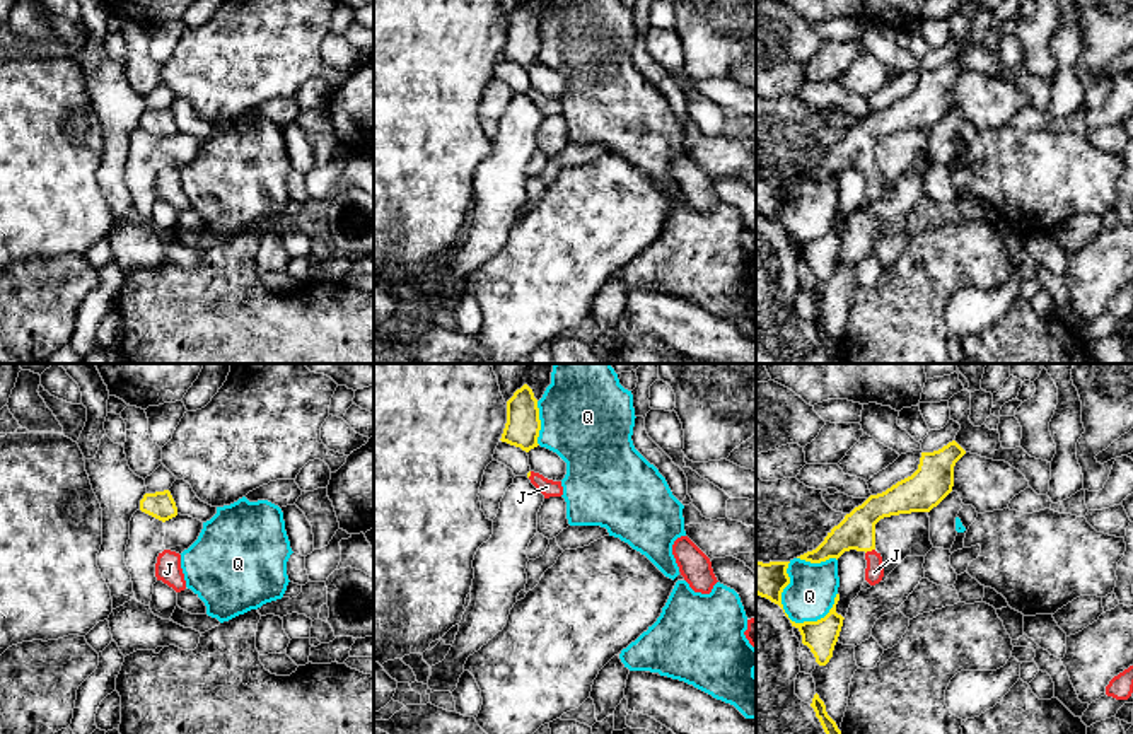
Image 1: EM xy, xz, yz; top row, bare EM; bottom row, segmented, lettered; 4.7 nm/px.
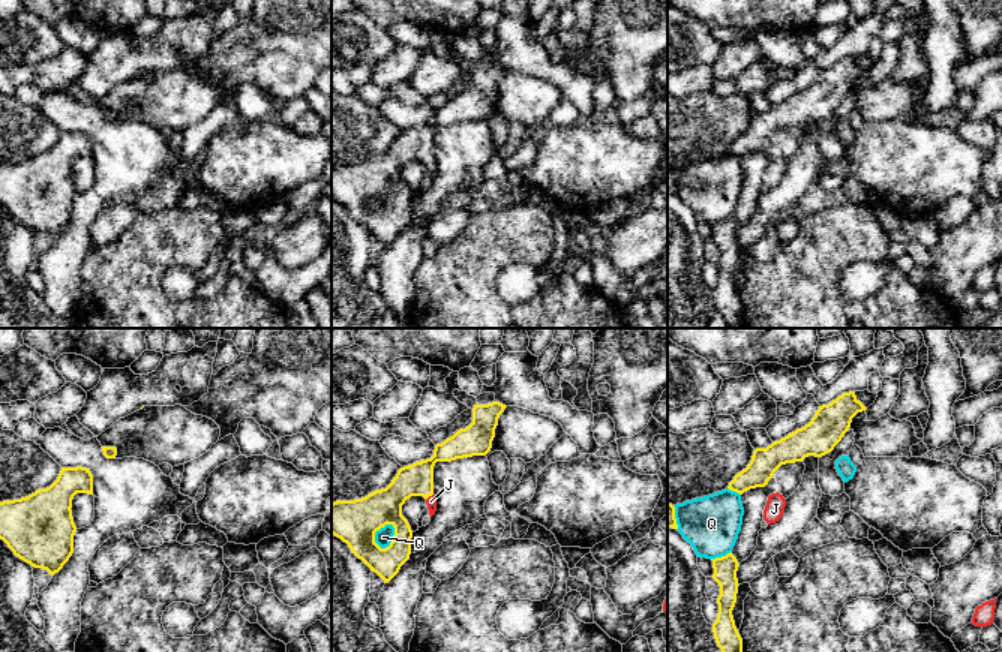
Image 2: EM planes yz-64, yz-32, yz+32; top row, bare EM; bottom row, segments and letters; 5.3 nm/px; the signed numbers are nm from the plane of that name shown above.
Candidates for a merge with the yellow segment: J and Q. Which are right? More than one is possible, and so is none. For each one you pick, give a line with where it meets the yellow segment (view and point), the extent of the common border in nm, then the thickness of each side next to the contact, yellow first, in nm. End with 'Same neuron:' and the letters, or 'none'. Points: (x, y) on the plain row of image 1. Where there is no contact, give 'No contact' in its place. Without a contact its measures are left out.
J: Touches yellow at yz (869, 168). Shared border 50 nm. Thickness 180 nm (yellow) against 90 nm
Same neuron: J

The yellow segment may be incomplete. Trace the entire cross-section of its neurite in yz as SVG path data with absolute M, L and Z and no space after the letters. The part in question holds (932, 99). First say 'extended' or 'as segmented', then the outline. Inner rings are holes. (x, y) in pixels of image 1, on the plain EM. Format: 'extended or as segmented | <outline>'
extended | M949 60L938 68L921 70L918 87L887 106L870 113L862 123L855 125L834 143L824 159L812 169L797 176L821 181L840 176L845 169L857 167L865 171L865 198L875 203L884 195L880 171L875 169L875 142L891 133L930 130L954 104L954 84L966 72L956 60Z

